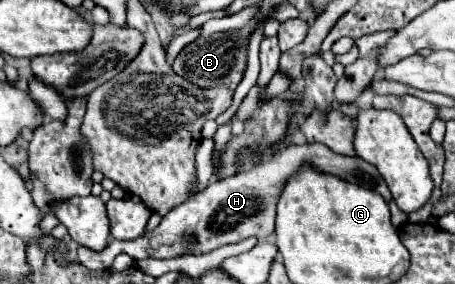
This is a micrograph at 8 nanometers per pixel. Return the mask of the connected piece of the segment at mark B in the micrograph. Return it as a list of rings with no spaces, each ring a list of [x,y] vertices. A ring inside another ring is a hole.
[[[247,24],[241,30],[229,30],[227,34],[225,32],[217,32],[217,34],[209,36],[203,42],[191,42],[175,58],[175,62],[173,62],[175,74],[179,74],[187,82],[191,82],[195,86],[201,86],[201,88],[227,86],[229,90],[235,90],[237,84],[243,78],[243,72],[245,72],[247,44],[249,44],[251,30],[253,30],[253,24]]]

